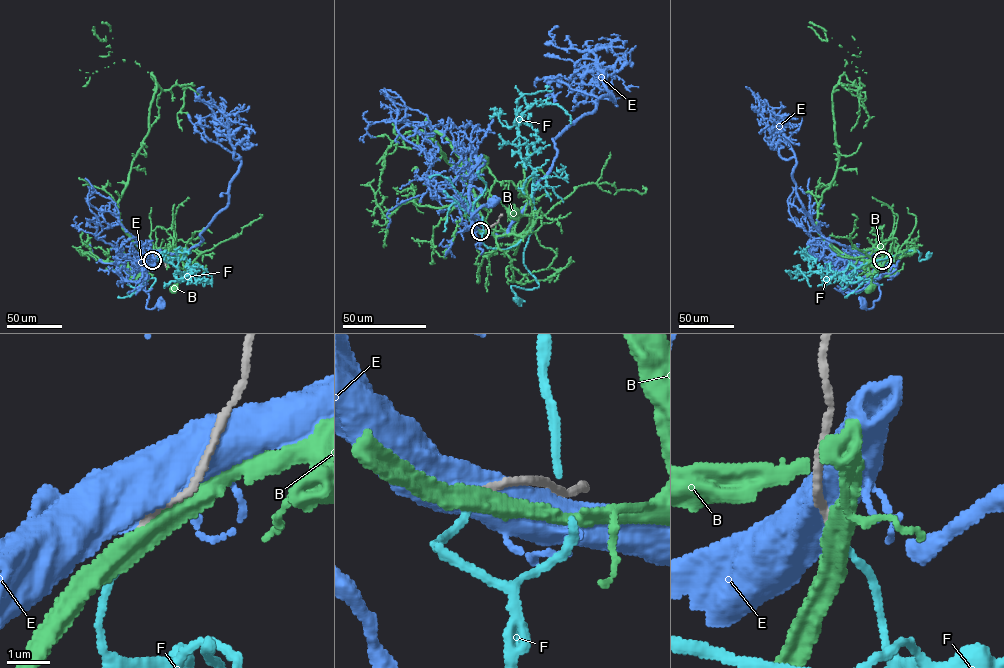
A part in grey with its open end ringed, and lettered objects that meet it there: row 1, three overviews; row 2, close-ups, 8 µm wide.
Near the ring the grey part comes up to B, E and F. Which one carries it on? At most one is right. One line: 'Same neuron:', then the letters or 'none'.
Same neuron: F

